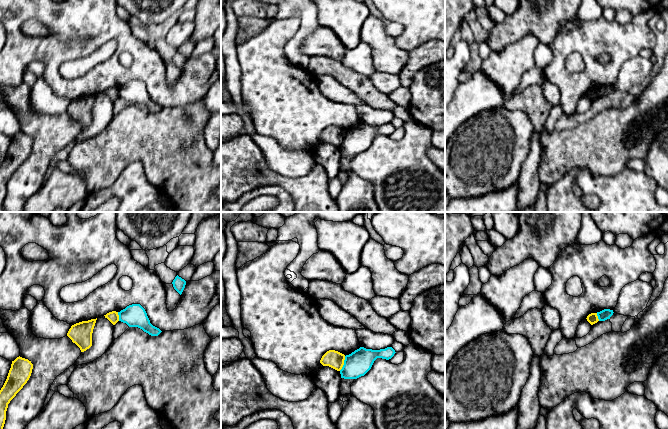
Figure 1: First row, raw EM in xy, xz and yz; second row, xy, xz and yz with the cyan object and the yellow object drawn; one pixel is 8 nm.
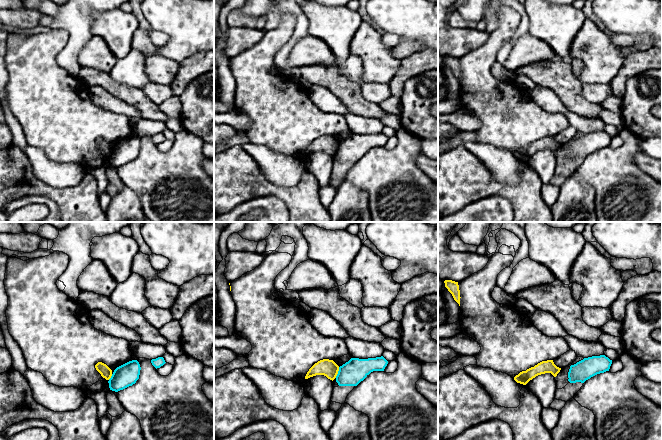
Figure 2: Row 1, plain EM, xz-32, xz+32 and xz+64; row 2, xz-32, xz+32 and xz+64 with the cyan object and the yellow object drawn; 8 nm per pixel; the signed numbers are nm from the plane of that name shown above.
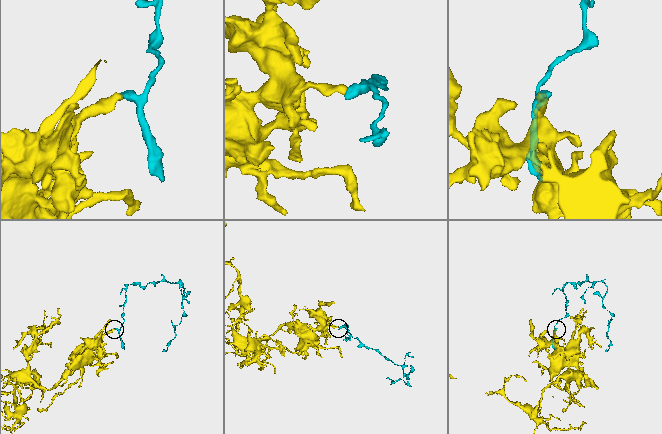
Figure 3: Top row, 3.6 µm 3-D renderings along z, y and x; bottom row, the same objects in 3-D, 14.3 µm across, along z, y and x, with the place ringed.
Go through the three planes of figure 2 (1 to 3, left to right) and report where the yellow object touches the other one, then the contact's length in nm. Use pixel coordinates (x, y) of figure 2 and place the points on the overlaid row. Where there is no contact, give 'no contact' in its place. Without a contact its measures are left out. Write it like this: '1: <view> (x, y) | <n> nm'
1: xz-32 (111, 377) | 60 nm
2: xz+32 (338, 372) | 90 nm
3: no contact

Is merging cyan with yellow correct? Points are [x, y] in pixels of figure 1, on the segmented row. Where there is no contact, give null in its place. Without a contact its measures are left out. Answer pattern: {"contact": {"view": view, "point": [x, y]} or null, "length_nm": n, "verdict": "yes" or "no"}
{"contact": {"view": "xz", "point": [344, 363]}, "length_nm": 130, "verdict": "no"}

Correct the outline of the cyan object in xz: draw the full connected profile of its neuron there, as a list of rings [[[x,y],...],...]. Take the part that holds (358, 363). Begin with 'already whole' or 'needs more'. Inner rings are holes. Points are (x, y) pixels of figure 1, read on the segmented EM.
already whole; [[[360,347],[351,354],[345,356],[344,365],[340,370],[341,378],[357,379],[364,376],[371,369],[377,358],[389,360],[395,353],[392,347],[380,350]]]

